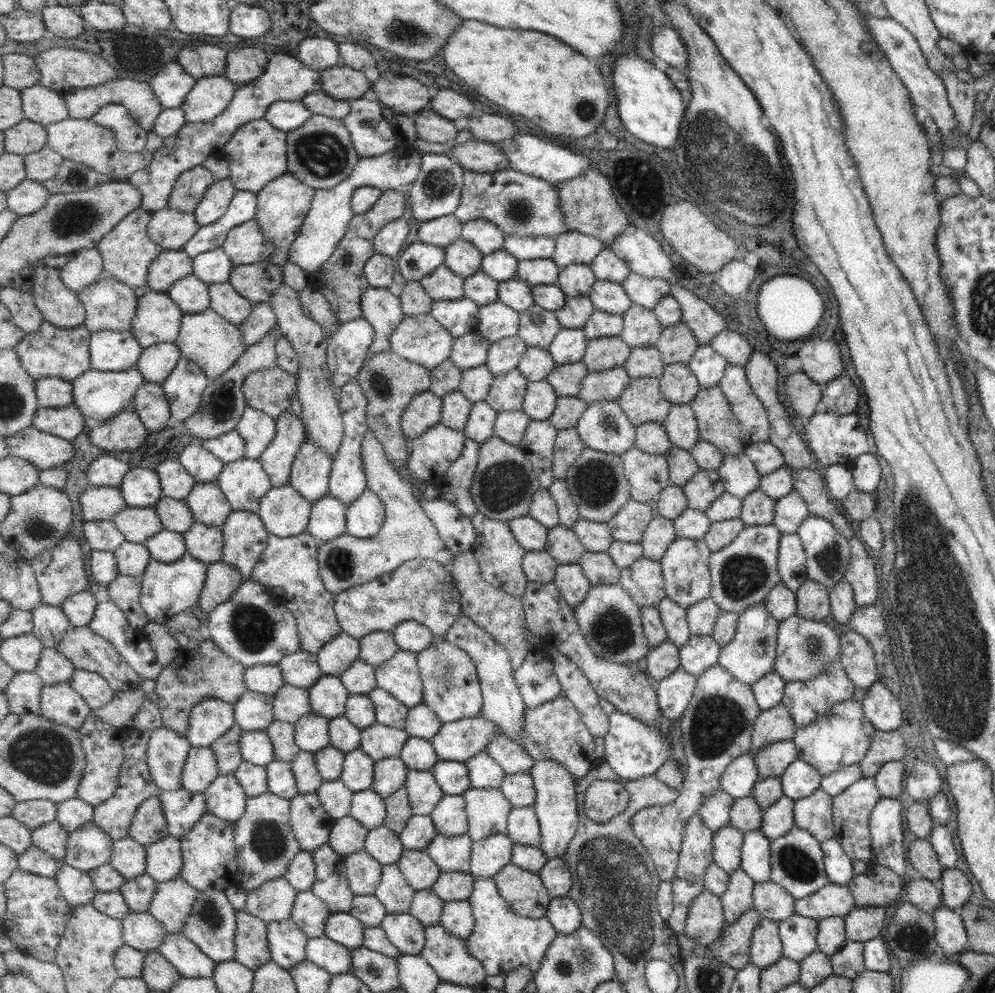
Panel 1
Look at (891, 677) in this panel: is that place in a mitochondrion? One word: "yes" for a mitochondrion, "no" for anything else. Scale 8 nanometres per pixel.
yes

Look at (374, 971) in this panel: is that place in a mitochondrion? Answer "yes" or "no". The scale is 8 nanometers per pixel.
yes

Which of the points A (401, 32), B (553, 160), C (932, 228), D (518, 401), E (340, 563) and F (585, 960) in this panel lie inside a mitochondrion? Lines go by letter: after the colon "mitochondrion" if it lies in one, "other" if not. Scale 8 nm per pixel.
A: mitochondrion
B: other
C: other
D: other
E: mitochondrion
F: mitochondrion

